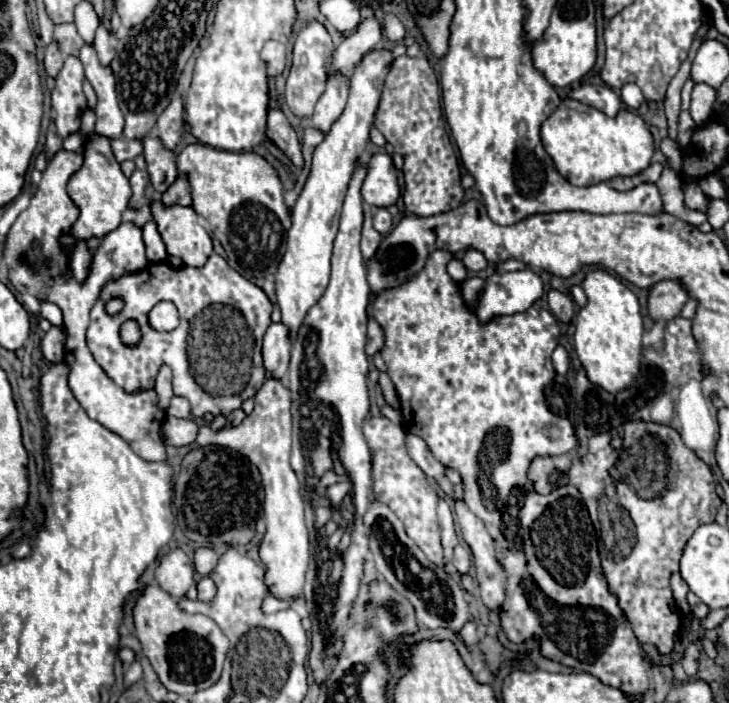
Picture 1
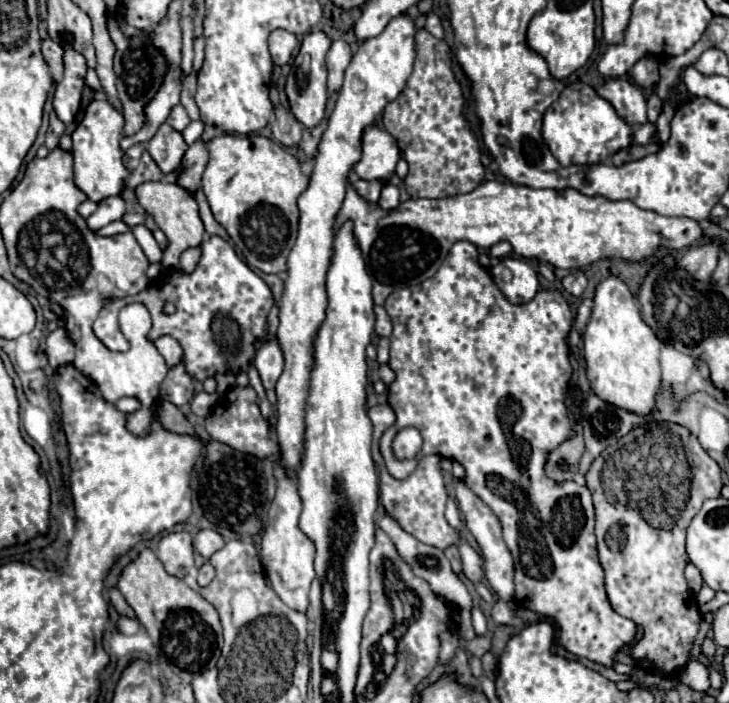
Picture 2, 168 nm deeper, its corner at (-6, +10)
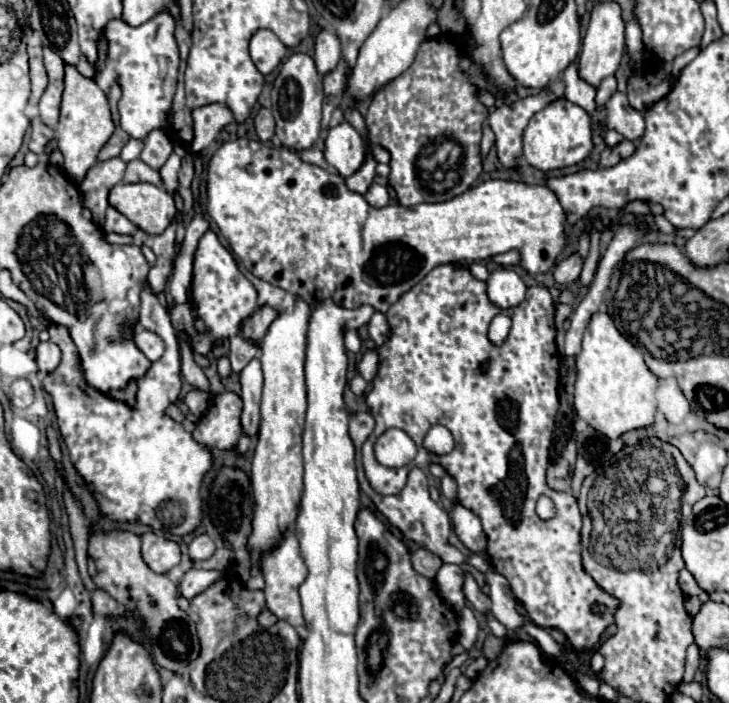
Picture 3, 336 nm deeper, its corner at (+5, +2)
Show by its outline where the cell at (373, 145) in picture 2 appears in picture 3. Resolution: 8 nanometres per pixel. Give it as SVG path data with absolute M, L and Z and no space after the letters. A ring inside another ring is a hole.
M342 121L328 131L324 157L342 177L350 177L356 169L360 169L360 165L364 165L366 141L348 121Z

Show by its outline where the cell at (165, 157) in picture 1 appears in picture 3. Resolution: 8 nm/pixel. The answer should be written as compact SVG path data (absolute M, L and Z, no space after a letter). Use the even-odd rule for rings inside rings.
M156 129L144 139L144 149L140 153L140 159L158 171L164 165L164 161L170 157L170 153L172 153L172 143L168 135Z

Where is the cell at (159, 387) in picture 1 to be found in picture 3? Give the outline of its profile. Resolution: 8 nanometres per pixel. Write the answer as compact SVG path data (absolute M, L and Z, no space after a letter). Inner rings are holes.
M138 329L136 335L134 335L134 341L136 341L136 347L138 347L150 361L158 361L158 359L162 357L162 353L164 353L164 341L162 341L156 333Z

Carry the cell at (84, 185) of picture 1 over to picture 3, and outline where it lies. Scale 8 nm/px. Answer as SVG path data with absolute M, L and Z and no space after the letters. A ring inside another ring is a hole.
M66 65L66 87L60 105L56 139L58 139L58 149L62 141L60 151L64 155L64 171L68 173L68 177L76 181L76 185L84 181L88 169L98 161L98 151L104 147L104 143L110 139L112 133L114 133L114 123L102 89L94 83L94 79L86 79L76 71L76 67Z

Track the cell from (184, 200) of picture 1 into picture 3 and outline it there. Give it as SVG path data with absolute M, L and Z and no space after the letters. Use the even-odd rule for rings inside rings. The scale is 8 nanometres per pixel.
M206 105L192 111L194 119L194 141L190 143L192 155L200 155L222 131L224 125L232 121L232 113L222 105Z

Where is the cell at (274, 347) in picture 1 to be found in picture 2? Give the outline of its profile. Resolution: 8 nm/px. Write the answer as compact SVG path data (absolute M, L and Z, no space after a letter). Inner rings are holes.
M269 341L263 345L255 355L255 367L261 375L261 383L265 389L273 389L281 371L283 371L283 353L277 345L277 341Z

